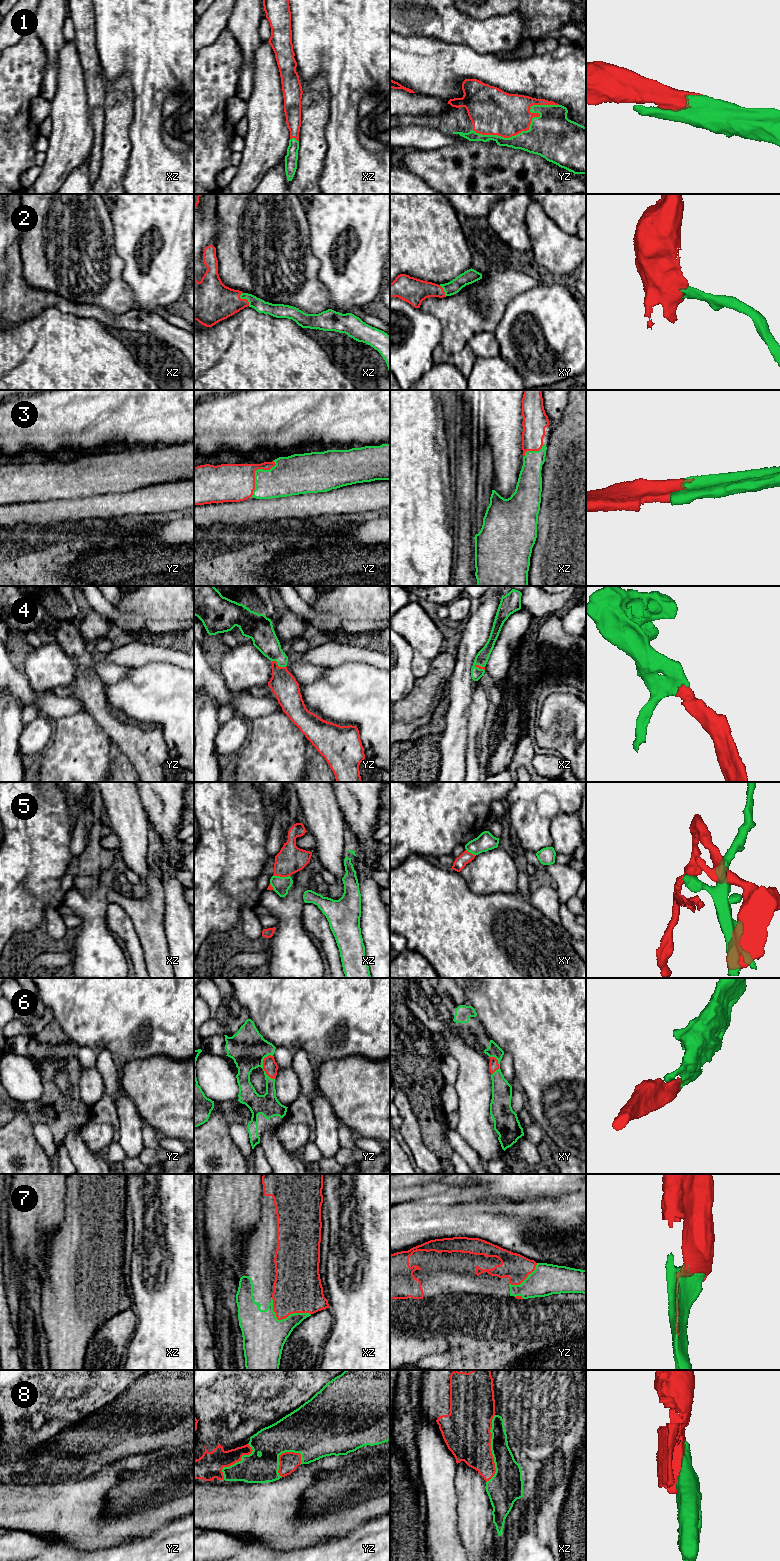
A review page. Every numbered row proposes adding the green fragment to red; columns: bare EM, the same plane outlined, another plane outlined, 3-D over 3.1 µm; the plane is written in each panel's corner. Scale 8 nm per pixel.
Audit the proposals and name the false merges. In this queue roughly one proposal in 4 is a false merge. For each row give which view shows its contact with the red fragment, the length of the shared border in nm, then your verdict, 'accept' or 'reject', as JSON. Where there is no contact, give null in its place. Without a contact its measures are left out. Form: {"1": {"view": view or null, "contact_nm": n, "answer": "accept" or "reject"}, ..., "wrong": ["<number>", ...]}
{"1": {"view": "yz", "contact_nm": 700, "answer": "accept"}, "2": {"view": "xz", "contact_nm": 130, "answer": "accept"}, "3": {"view": "yz", "contact_nm": 340, "answer": "accept"}, "4": {"view": "yz", "contact_nm": 130, "answer": "accept"}, "5": {"view": "xz", "contact_nm": 140, "answer": "reject"}, "6": {"view": "yz", "contact_nm": 220, "answer": "accept"}, "7": {"view": "xz", "contact_nm": 340, "answer": "accept"}, "8": {"view": "xz", "contact_nm": 550, "answer": "accept"}, "wrong": ["5"]}

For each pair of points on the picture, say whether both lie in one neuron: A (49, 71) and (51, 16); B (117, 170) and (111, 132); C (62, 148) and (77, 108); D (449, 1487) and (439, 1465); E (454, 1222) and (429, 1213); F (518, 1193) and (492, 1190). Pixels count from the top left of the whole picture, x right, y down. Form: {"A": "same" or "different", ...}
{"A": "same", "B": "same", "C": "same", "D": "same", "E": "same", "F": "same"}

